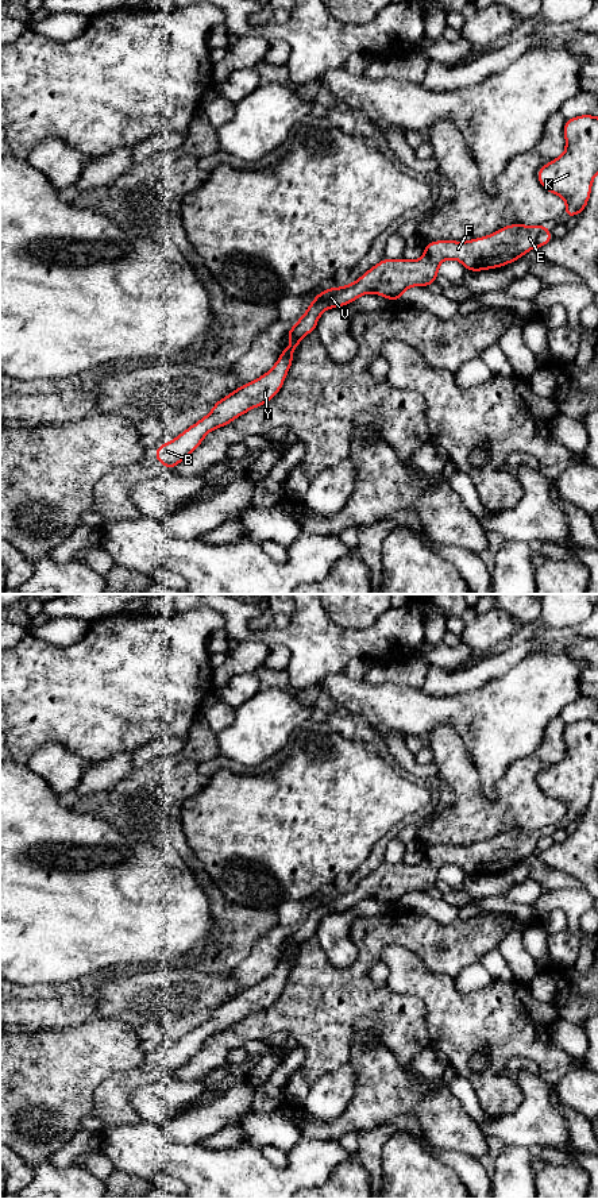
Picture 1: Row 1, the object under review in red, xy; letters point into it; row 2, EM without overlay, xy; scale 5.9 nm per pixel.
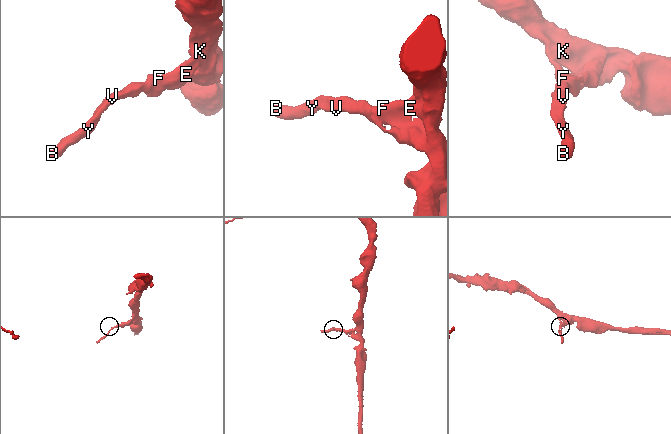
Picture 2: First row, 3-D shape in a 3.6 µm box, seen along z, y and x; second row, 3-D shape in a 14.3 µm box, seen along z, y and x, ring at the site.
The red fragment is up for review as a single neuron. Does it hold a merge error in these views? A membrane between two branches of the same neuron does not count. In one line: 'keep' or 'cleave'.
keep

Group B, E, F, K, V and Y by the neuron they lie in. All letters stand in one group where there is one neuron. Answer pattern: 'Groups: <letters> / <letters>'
Groups: B E F K V Y

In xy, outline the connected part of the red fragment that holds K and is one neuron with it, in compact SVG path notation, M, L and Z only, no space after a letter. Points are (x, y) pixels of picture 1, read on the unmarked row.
M580 720L564 726L566 756L556 764L548 767L536 778L541 791L560 801L567 813L566 822L580 820L589 807L591 789L598 779L598 721Z

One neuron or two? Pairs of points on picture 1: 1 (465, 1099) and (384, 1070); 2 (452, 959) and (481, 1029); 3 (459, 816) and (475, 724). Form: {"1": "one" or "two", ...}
{"1": "two", "2": "two", "3": "two"}

